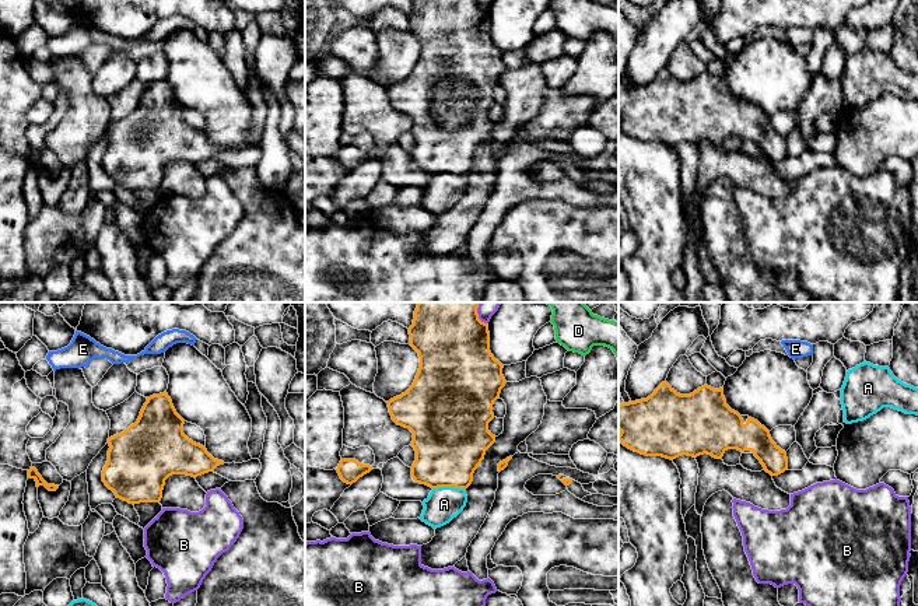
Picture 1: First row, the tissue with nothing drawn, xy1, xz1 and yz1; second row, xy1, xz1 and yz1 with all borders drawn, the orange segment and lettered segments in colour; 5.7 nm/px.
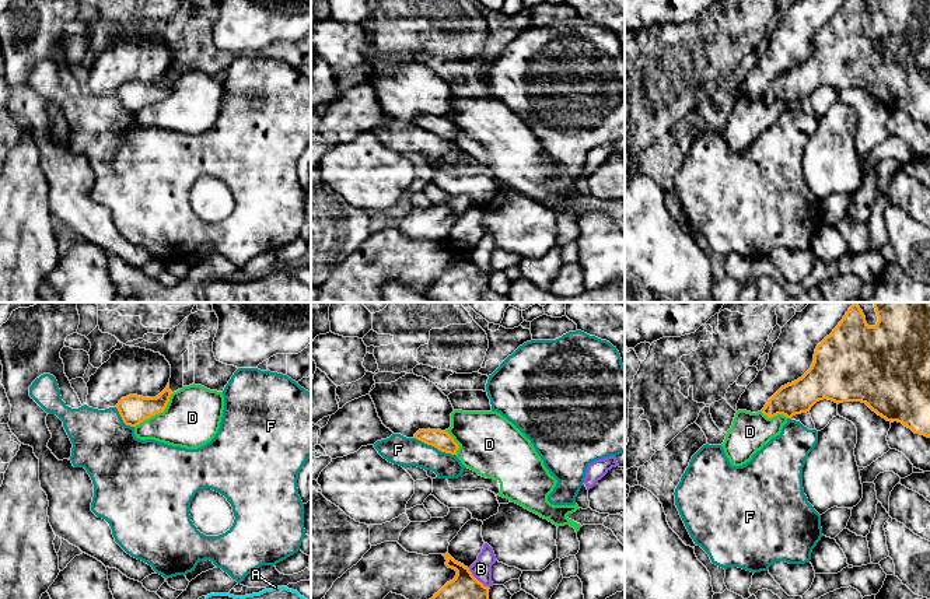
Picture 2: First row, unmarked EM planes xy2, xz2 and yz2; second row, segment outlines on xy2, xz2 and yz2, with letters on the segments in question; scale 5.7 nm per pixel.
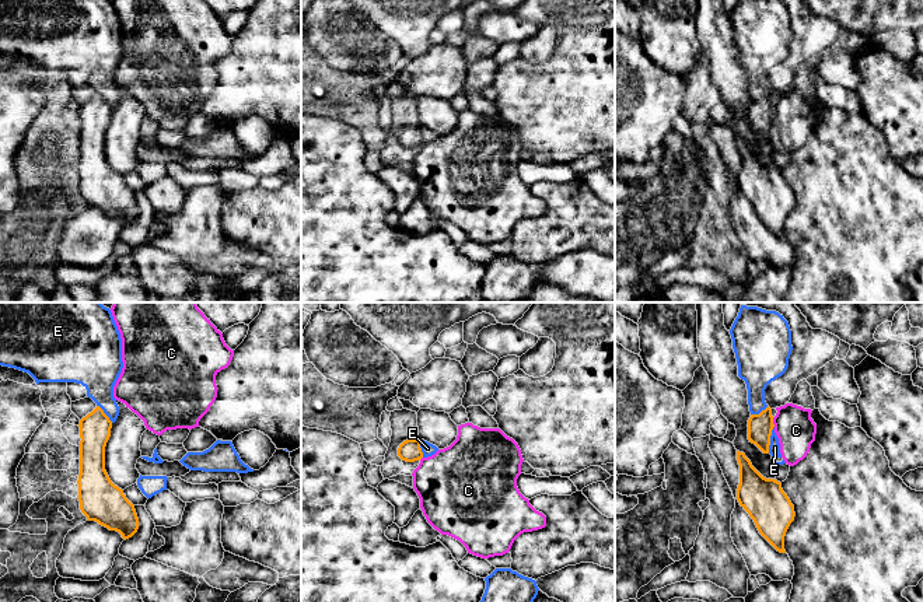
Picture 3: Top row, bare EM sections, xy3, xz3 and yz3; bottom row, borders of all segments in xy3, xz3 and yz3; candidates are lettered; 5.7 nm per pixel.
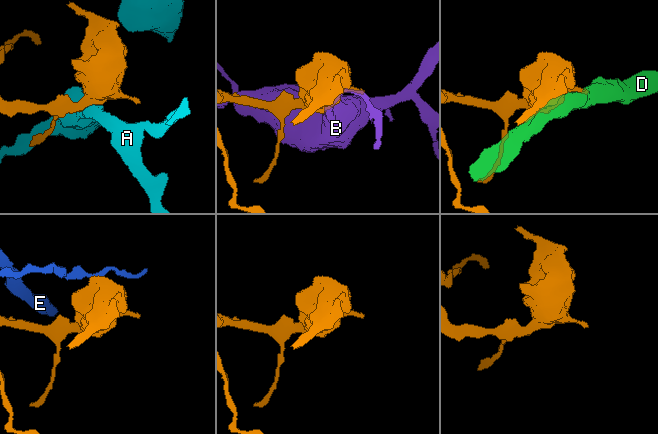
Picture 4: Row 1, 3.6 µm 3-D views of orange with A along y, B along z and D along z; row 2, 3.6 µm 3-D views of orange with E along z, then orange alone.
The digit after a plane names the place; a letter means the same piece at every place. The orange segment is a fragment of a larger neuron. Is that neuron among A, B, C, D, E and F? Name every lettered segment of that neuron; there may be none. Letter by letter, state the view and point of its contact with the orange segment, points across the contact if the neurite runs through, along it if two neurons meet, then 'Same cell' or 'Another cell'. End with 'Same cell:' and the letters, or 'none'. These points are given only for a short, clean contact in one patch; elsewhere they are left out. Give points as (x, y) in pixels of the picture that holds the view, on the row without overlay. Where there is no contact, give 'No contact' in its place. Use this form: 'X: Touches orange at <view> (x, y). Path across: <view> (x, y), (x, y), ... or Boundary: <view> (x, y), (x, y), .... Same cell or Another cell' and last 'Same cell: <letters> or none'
A: Touches orange at xz1 (449, 172). Boundary: xz1 (433, 174), (462, 174), (465, 177). Another cell
B: Touches orange at xz2 (476, 266). Another cell
C: Touches orange at yz3 (772, 108). Boundary: yz3 (772, 104), (775, 112). Another cell
D: Touches orange at xy2 (157, 100). Another cell
E: Touches orange at yz3 (769, 126). Boundary: yz3 (773, 112), (768, 139). Another cell
F: Touches orange at xz2 (436, 133). Boundary: xz2 (415, 123), (455, 142). Another cell
Same cell: none

